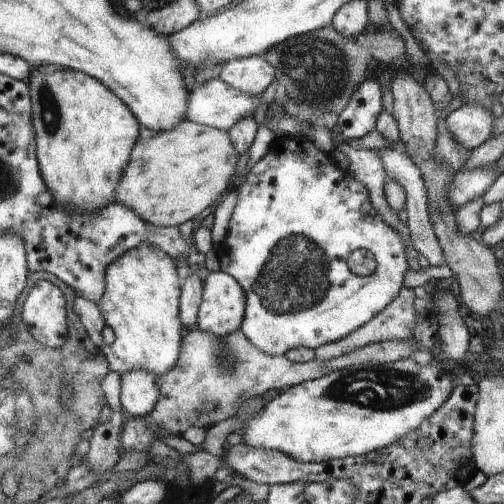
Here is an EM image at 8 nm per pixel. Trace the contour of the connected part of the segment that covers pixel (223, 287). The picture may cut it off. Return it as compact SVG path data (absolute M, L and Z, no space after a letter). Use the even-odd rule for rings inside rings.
M210 272L205 278L205 297L199 327L220 338L231 337L246 318L247 293L228 272Z

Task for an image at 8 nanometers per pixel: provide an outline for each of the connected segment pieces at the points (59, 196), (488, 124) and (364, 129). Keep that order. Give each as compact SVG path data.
M40 66L31 72L30 82L35 101L36 149L39 152L40 168L57 204L82 214L108 208L117 200L120 182L143 134L142 124L135 112L102 80L80 70Z
M483 104L459 105L447 117L448 130L464 150L474 150L494 132L495 117Z
M368 77L368 80L364 80L364 84L360 84L359 90L351 96L346 110L339 113L338 128L340 128L341 135L346 138L362 138L375 129L382 115L382 88L374 77Z

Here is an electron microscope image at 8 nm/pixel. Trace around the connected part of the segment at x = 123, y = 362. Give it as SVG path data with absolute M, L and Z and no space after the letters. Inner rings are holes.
M143 243L109 267L107 294L99 305L116 336L113 344L103 348L112 371L126 375L136 370L150 370L163 379L176 368L187 333L181 315L184 281L177 265L176 257L170 256L164 248Z

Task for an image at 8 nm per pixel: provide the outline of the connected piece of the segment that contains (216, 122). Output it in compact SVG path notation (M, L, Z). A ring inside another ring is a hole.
M221 78L199 84L191 94L188 119L228 132L231 132L232 127L240 120L247 118L255 120L255 114L262 106L262 96L250 96L246 92L238 92Z

